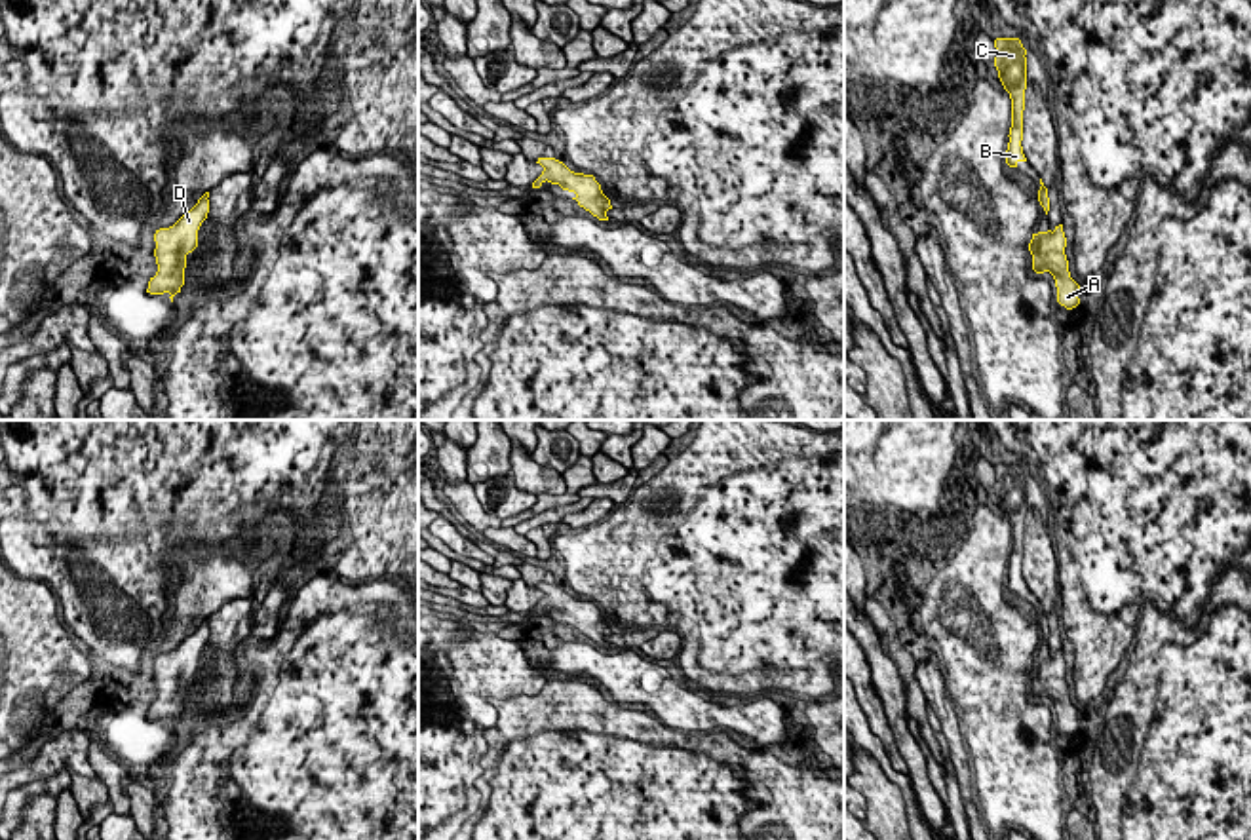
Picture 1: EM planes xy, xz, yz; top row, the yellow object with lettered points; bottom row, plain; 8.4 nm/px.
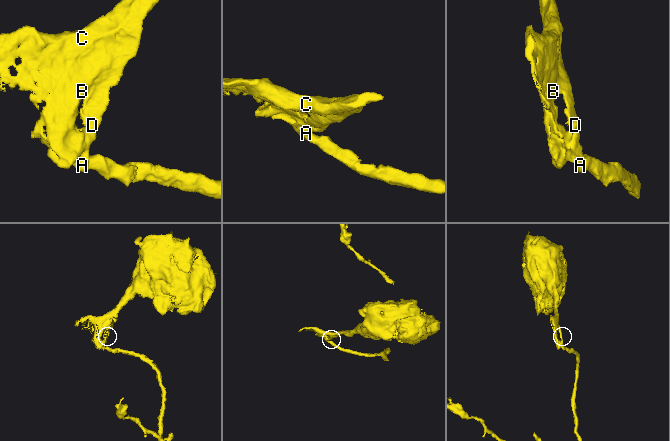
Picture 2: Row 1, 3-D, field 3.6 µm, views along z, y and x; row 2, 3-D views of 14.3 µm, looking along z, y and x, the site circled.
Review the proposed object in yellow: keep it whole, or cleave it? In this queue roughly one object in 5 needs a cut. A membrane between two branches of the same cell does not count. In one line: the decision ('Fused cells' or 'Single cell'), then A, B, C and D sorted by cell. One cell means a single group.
Single cell. Groups: A B C D

